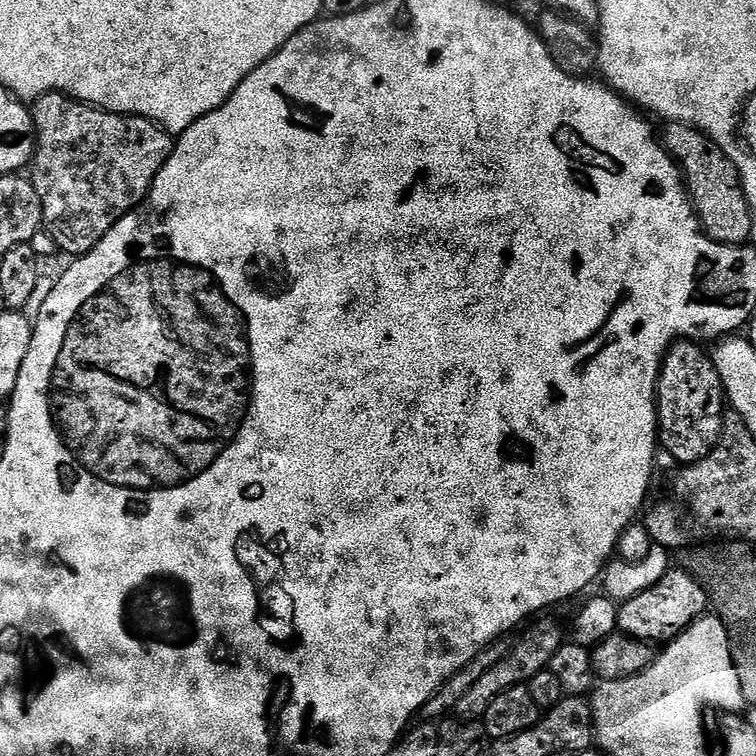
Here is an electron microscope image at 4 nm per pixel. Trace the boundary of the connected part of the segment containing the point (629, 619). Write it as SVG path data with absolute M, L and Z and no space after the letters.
M676 566L669 570L654 586L642 590L642 594L634 594L634 598L623 601L619 605L618 629L623 635L632 636L635 640L667 642L685 632L699 616L705 615L709 608L708 595L704 587L689 572L685 572L683 568Z

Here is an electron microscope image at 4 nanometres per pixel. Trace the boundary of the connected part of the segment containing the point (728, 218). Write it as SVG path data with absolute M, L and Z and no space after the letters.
M689 124L663 125L662 143L664 149L680 165L684 183L692 201L692 208L700 217L701 225L708 237L719 244L747 245L754 229L750 226L750 206L746 206L746 194L734 162L722 154L722 150L705 132Z

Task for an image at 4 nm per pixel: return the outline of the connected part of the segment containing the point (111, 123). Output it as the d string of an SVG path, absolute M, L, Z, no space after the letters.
M48 92L45 96L40 96L31 105L32 121L36 127L36 151L33 152L30 161L30 179L34 190L38 190L38 198L42 202L42 214L44 215L44 228L54 238L57 249L61 253L69 252L69 257L84 256L91 248L98 246L106 234L123 216L129 216L136 211L136 207L148 195L152 185L156 182L156 177L164 171L164 163L170 158L174 147L173 137L166 129L155 124L152 120L147 120L144 116L124 116L120 112L107 112L104 108L95 108L92 104L84 104L81 100L75 100L73 96L66 92Z

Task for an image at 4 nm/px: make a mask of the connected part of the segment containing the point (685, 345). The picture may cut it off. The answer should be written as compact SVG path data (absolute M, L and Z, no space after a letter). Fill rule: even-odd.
M677 340L664 355L660 380L656 384L659 447L670 450L677 465L696 464L706 458L710 450L714 450L724 429L725 415L726 397L722 378L718 378L709 349L694 340Z

